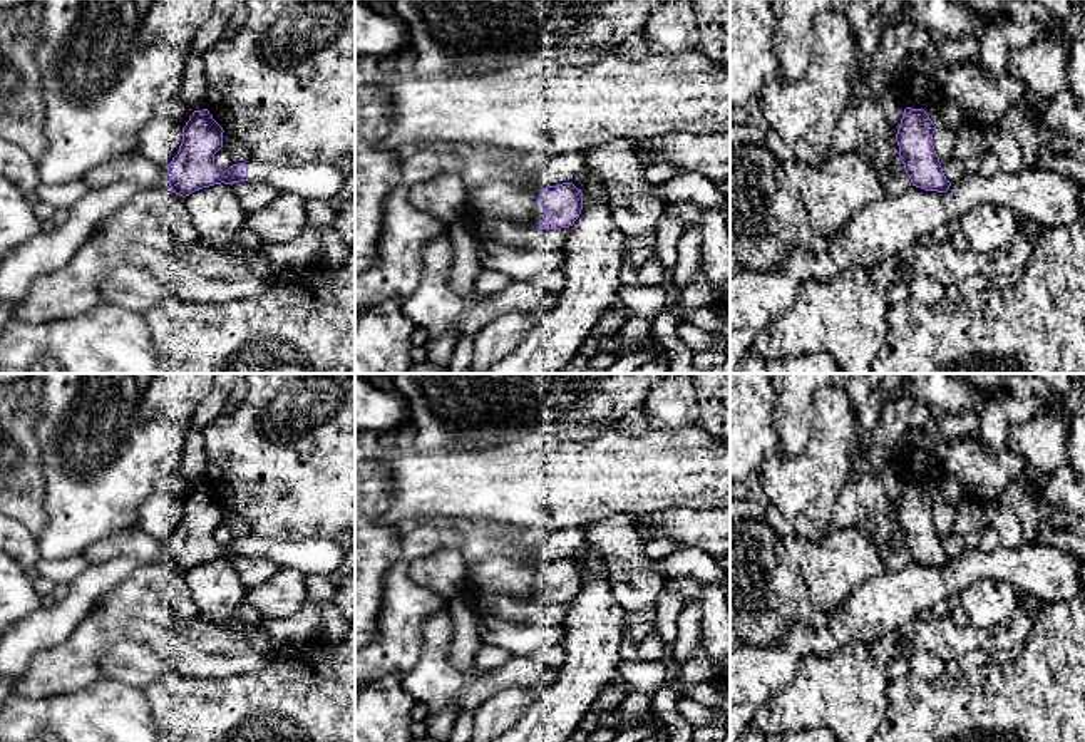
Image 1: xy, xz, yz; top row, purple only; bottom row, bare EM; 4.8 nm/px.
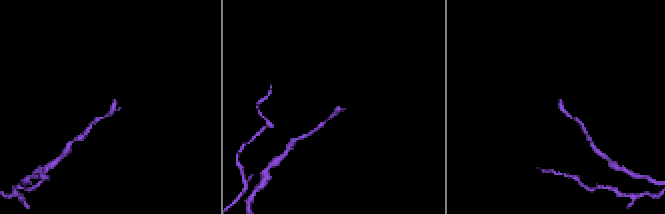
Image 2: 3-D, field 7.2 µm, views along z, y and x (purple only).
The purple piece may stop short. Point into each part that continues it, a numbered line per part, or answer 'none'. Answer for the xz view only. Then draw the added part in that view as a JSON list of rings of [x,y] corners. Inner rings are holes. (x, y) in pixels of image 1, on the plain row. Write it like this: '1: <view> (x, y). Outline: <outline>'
none

